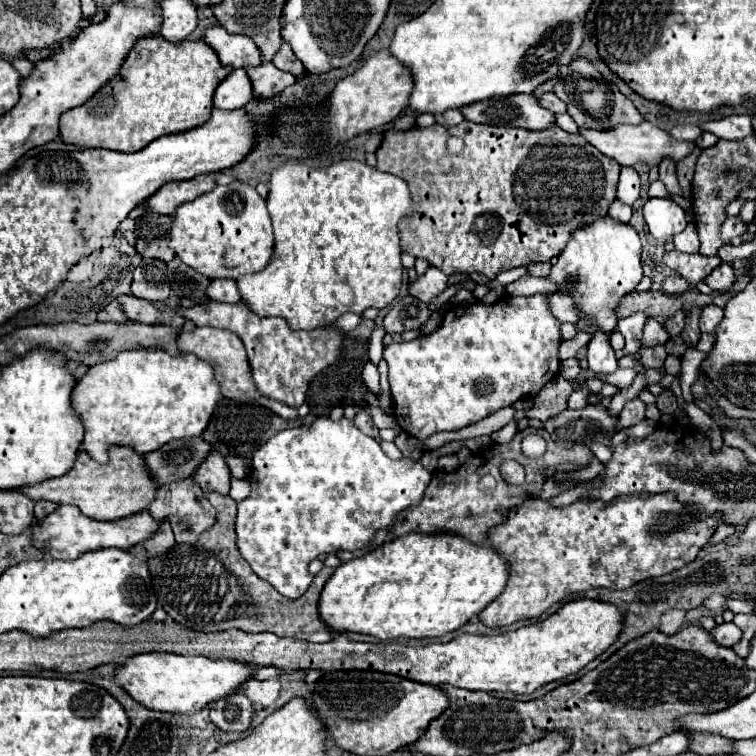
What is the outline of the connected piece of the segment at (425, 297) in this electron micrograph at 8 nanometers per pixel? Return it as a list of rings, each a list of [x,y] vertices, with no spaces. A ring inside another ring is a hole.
[[[428,266],[428,270],[418,276],[414,282],[410,282],[410,296],[422,300],[424,304],[430,304],[442,290],[446,290],[448,286],[448,276],[444,272],[440,272],[438,268]]]

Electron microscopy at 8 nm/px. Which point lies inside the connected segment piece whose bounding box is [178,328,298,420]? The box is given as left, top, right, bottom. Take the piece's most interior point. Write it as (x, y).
(224, 351)

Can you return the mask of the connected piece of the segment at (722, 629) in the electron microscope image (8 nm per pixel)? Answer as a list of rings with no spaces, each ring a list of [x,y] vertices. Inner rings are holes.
[[[718,624],[712,630],[712,640],[716,640],[716,644],[724,646],[724,648],[732,648],[734,644],[738,644],[742,638],[742,630],[736,624]]]

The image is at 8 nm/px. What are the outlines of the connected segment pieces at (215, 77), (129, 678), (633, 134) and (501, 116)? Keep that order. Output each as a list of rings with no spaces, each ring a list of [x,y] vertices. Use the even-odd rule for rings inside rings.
[[[160,36],[138,40],[134,50],[124,60],[116,78],[112,78],[98,94],[86,104],[68,110],[60,118],[60,138],[66,144],[82,148],[106,148],[118,152],[136,152],[148,146],[152,140],[168,134],[188,132],[210,118],[212,96],[218,84],[230,74],[230,68],[222,66],[216,52],[202,40],[188,40],[184,44],[170,44]]]
[[[136,654],[116,668],[116,684],[120,684],[138,704],[172,714],[194,714],[214,700],[220,700],[238,690],[256,668],[232,660],[210,660],[204,656],[178,654]]]
[[[642,122],[638,126],[632,124],[622,124],[616,128],[608,128],[608,130],[594,130],[594,128],[578,128],[580,136],[584,136],[592,146],[596,146],[604,156],[614,158],[620,166],[634,166],[636,162],[646,162],[649,166],[649,181],[658,180],[658,168],[656,162],[660,162],[662,158],[670,156],[672,160],[682,160],[684,156],[688,156],[694,148],[694,142],[676,142],[668,136],[668,132],[656,128],[650,122]]]
[[[532,94],[498,96],[496,100],[482,100],[460,108],[464,120],[492,126],[518,126],[528,130],[542,130],[554,126],[554,114],[544,110]]]

